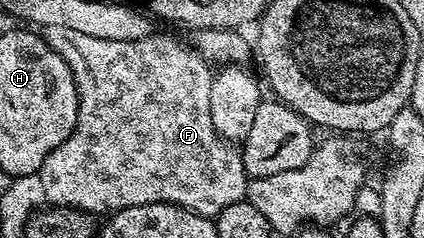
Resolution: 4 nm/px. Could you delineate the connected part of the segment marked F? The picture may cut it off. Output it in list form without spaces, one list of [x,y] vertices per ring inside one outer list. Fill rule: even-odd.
[[[49,27],[45,30],[45,40],[53,47],[53,51],[57,51],[57,55],[61,55],[61,59],[65,59],[65,63],[69,63],[79,96],[79,114],[75,130],[71,132],[70,141],[52,151],[45,159],[45,163],[41,163],[38,171],[42,186],[45,187],[45,199],[48,206],[79,209],[82,213],[92,215],[100,215],[99,213],[107,215],[112,211],[129,207],[165,203],[214,219],[227,207],[233,207],[235,203],[246,198],[249,178],[245,171],[242,152],[213,127],[209,111],[209,91],[213,80],[213,69],[209,62],[195,50],[194,44],[187,42],[186,45],[181,38],[174,37],[171,33],[159,33],[159,31],[152,32],[150,37],[133,43],[117,43],[113,39],[93,39],[89,35],[80,35],[77,31],[69,31],[66,27]]]

